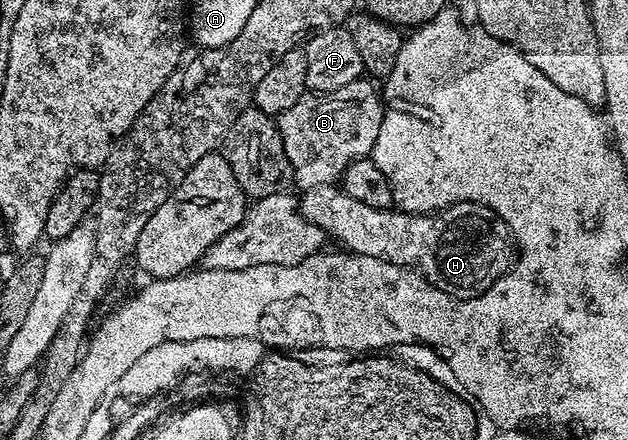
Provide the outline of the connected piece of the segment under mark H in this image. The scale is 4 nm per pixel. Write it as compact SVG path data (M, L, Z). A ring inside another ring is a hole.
M330 183L303 191L299 212L320 227L324 236L332 235L343 246L340 248L417 269L434 287L458 299L472 299L488 291L513 262L511 228L480 203L454 203L434 213L373 209L373 205L349 197L342 186Z

